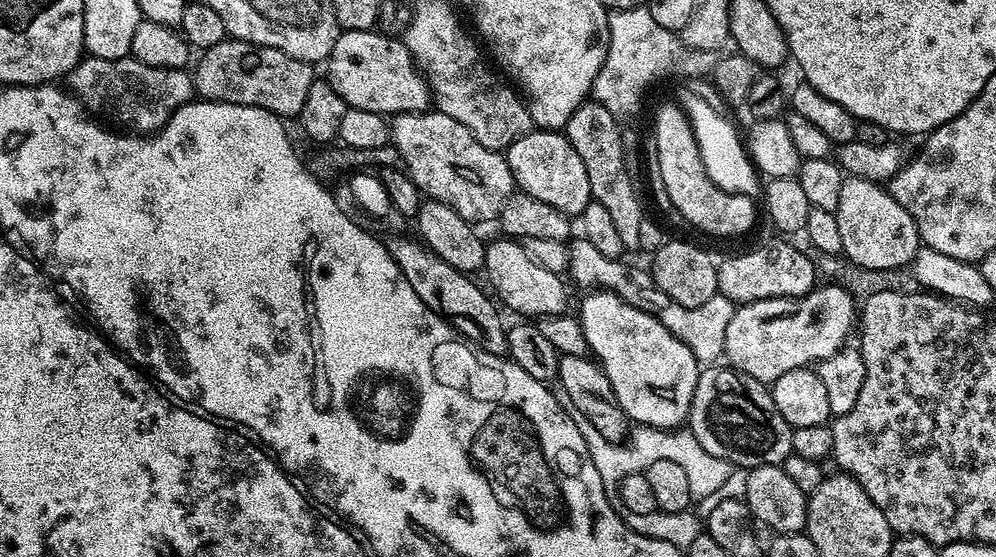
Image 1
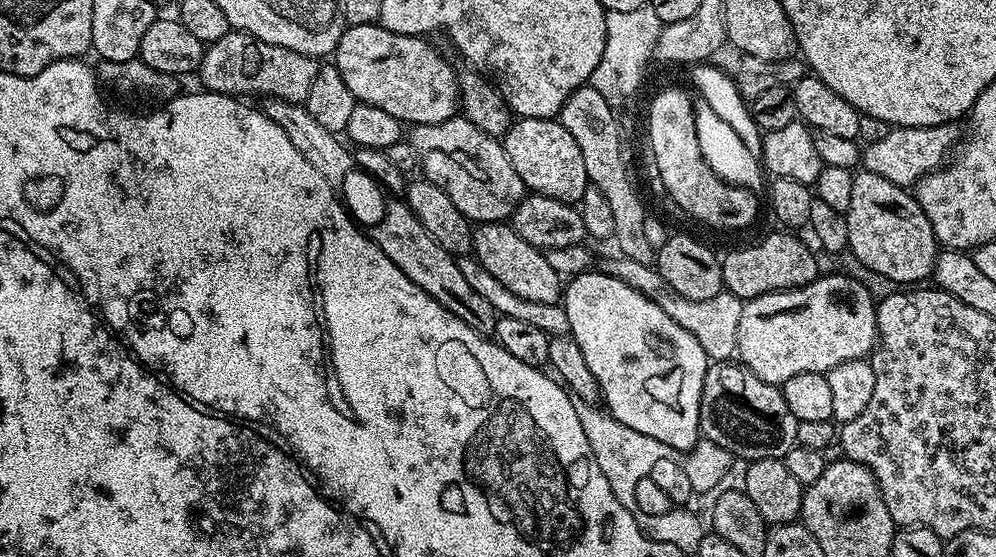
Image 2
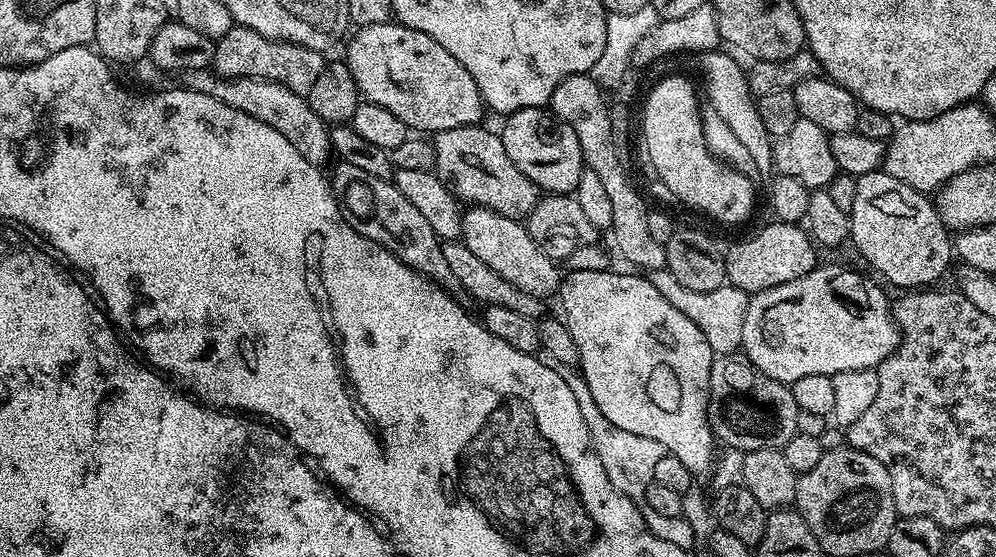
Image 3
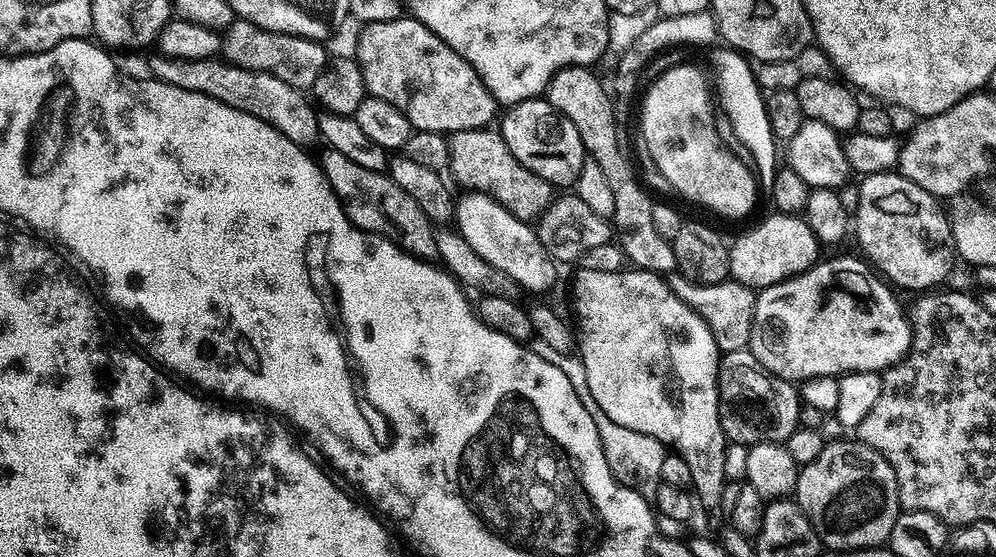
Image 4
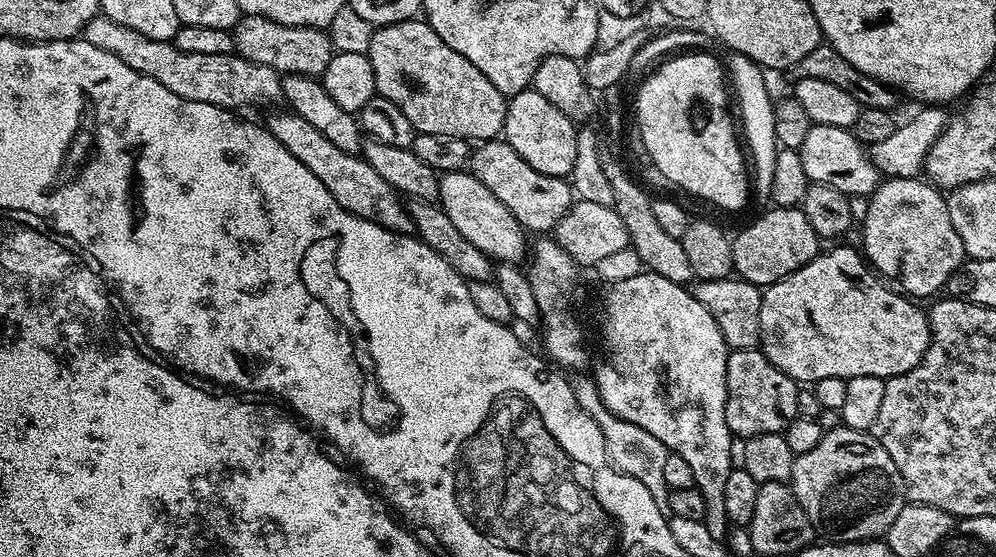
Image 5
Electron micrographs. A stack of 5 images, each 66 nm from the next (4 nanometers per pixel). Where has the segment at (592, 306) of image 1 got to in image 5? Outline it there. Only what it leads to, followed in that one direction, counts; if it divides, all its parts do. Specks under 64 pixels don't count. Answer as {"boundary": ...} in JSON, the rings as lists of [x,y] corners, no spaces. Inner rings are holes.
{"boundary":[[[647,270],[626,282],[607,285],[604,296],[604,325],[600,336],[604,339],[604,361],[596,368],[594,381],[602,402],[618,418],[642,427],[654,434],[671,455],[683,458],[694,473],[694,486],[706,502],[703,521],[713,538],[724,540],[729,530],[726,514],[726,481],[733,464],[730,458],[732,432],[726,426],[726,362],[728,343],[714,322],[714,314],[694,298],[685,285],[670,282],[662,274]]]}

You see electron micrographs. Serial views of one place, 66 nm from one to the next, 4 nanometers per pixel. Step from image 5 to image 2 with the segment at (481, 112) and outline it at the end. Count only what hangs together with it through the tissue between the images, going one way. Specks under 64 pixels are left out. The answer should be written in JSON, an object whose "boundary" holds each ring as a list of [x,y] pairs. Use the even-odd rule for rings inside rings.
{"boundary":[[[375,24],[345,27],[334,53],[338,74],[342,74],[357,102],[382,106],[405,125],[437,124],[457,115],[461,107],[458,72],[424,36],[394,34]]]}

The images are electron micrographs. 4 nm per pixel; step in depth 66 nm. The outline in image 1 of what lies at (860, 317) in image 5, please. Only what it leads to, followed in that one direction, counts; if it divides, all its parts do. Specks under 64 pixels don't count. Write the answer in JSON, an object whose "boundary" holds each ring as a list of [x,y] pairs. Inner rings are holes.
{"boundary":[[[838,283],[823,286],[813,288],[805,296],[766,298],[739,305],[726,328],[727,363],[737,372],[771,385],[782,374],[815,365],[845,347],[852,323],[858,320],[857,297]]]}

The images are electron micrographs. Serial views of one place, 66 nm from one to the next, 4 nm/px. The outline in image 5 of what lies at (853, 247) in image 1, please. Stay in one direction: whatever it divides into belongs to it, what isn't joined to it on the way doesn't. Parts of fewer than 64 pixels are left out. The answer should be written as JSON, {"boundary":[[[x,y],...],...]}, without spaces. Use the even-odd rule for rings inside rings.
{"boundary":[[[884,178],[868,202],[869,209],[862,223],[862,252],[867,263],[881,277],[897,280],[909,297],[935,297],[935,292],[947,285],[954,270],[966,259],[962,238],[958,238],[958,230],[950,222],[948,201],[941,189],[920,178]]]}

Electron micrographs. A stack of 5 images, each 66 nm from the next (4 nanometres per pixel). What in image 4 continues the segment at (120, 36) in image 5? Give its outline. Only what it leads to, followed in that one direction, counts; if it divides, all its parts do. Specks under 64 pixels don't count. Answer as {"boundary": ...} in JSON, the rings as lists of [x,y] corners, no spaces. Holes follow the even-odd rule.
{"boundary":[[[153,54],[148,60],[148,68],[153,77],[170,86],[178,86],[182,90],[190,90],[198,94],[206,94],[226,106],[234,106],[234,110],[242,110],[246,114],[254,114],[254,118],[262,118],[274,130],[286,134],[290,142],[308,146],[317,139],[317,111],[312,110],[309,99],[294,86],[286,86],[282,78],[274,78],[274,74],[266,74],[258,70],[246,70],[242,66],[234,66],[223,58],[211,60],[187,60],[186,58],[170,58]]]}

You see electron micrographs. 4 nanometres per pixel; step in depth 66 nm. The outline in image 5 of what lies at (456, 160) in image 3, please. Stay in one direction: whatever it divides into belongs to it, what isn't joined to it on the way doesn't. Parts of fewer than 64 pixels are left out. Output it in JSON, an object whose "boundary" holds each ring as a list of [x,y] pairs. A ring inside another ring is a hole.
{"boundary":[[[503,138],[483,141],[471,153],[470,171],[473,176],[478,178],[478,182],[482,182],[482,186],[486,186],[486,190],[490,190],[490,194],[494,194],[494,198],[498,198],[498,202],[502,202],[502,206],[506,206],[506,210],[510,210],[514,214],[514,218],[520,223],[520,227],[529,233],[551,233],[555,229],[556,223],[572,209],[574,193],[571,183],[565,177],[547,176],[538,170],[534,170],[534,166],[530,166],[530,162],[526,162],[526,158],[522,158],[518,154],[518,150],[511,148],[507,140]]]}

